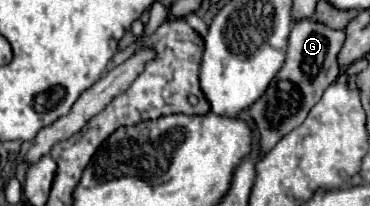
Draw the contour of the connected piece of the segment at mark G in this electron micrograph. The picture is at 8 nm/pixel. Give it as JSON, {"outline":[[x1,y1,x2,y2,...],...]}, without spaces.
{"outline":[[300,20,298,24,294,24,288,40,284,66,274,76,264,96,256,100,248,110,260,134,258,158,270,152,278,140,282,140,288,132,300,126,306,120,310,108,322,98,324,90,338,78,340,72,338,52,342,44,344,44,344,30,332,30,316,20]]}

